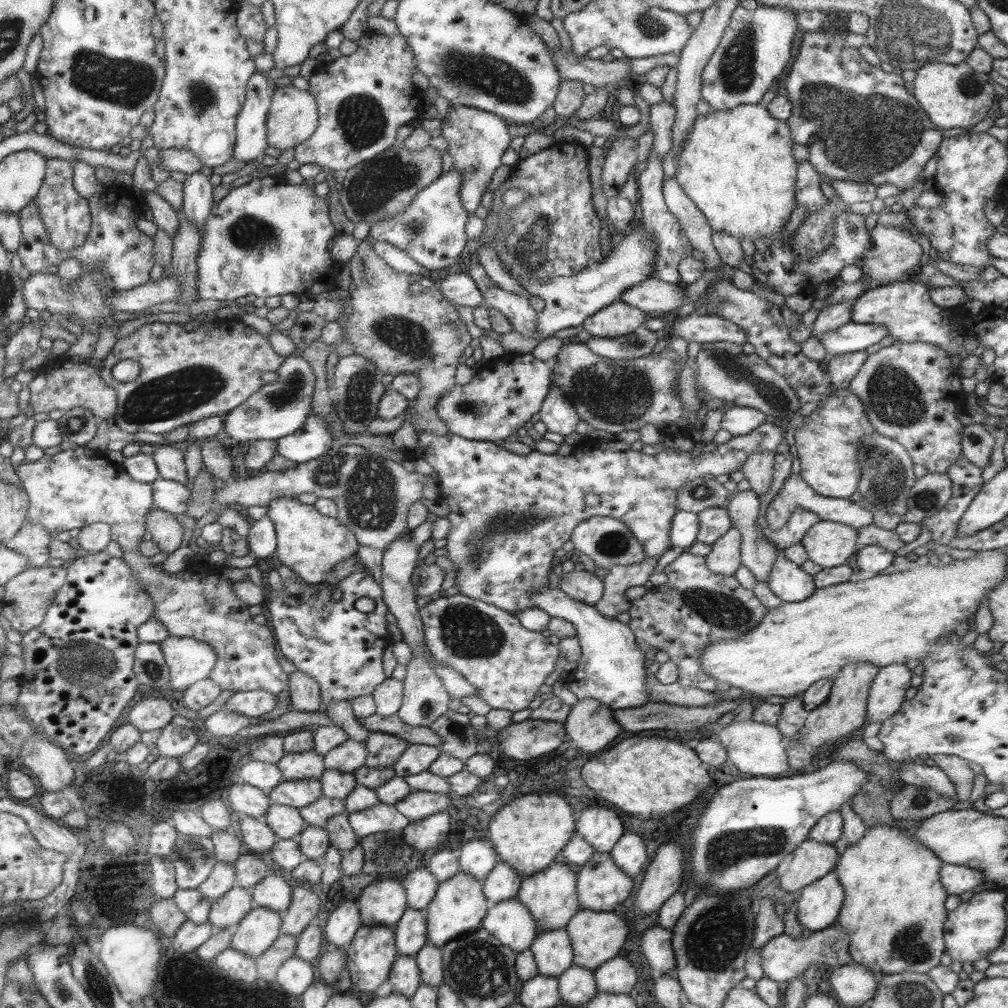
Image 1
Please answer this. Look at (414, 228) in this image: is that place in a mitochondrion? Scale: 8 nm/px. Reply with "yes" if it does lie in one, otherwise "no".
yes

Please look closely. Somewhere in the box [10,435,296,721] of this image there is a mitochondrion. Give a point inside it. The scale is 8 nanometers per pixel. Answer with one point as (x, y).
(91, 653)

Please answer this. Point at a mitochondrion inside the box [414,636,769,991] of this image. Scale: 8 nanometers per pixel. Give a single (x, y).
(715, 941)

